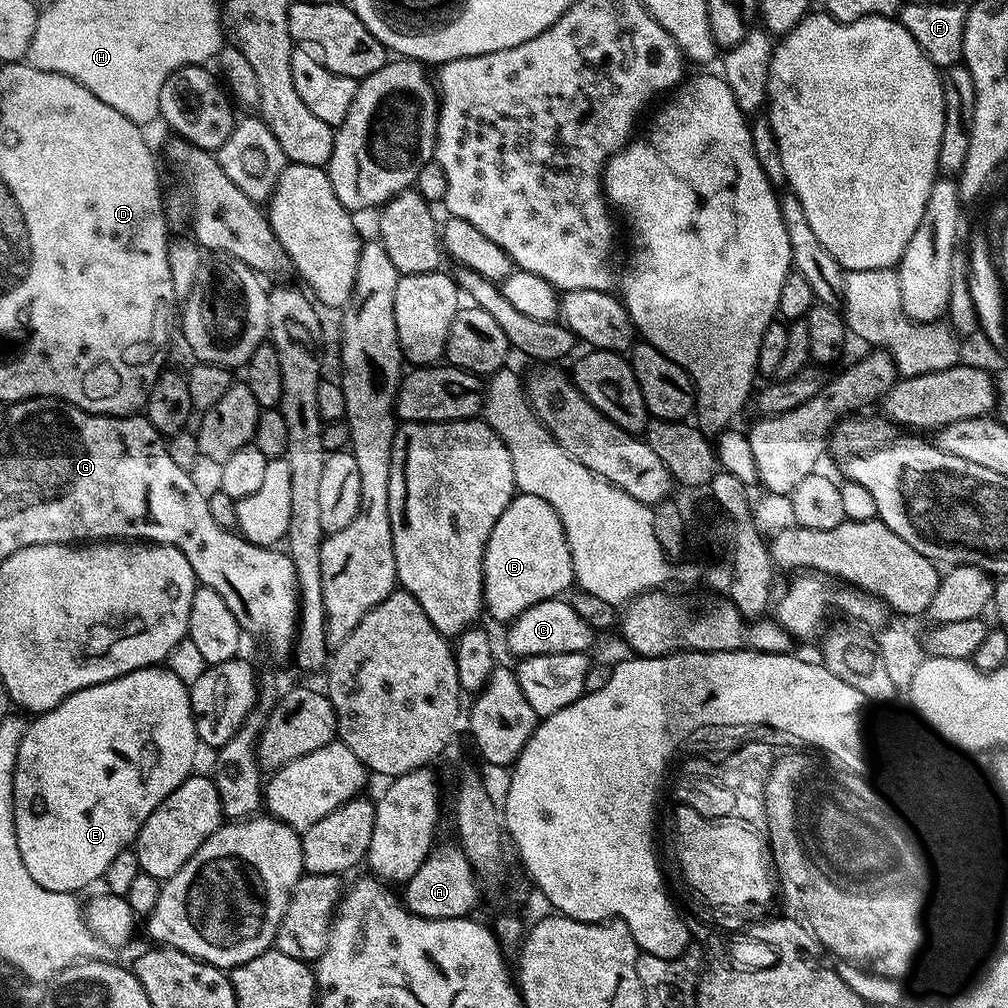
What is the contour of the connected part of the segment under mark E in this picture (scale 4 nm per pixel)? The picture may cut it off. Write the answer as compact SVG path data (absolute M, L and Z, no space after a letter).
M153 666L151 668L139 668L125 676L119 676L113 680L107 680L101 684L95 684L89 688L78 690L70 694L58 706L54 706L49 712L41 712L29 723L26 734L22 738L22 746L18 746L18 762L16 773L12 783L12 817L14 818L14 830L18 850L22 854L22 862L26 870L30 870L30 878L38 882L46 890L55 892L79 893L79 888L92 884L103 877L106 866L114 862L119 852L125 851L135 841L140 827L150 818L150 814L156 807L171 794L183 780L193 775L196 764L196 727L192 717L192 693L189 685L178 678L167 666Z

